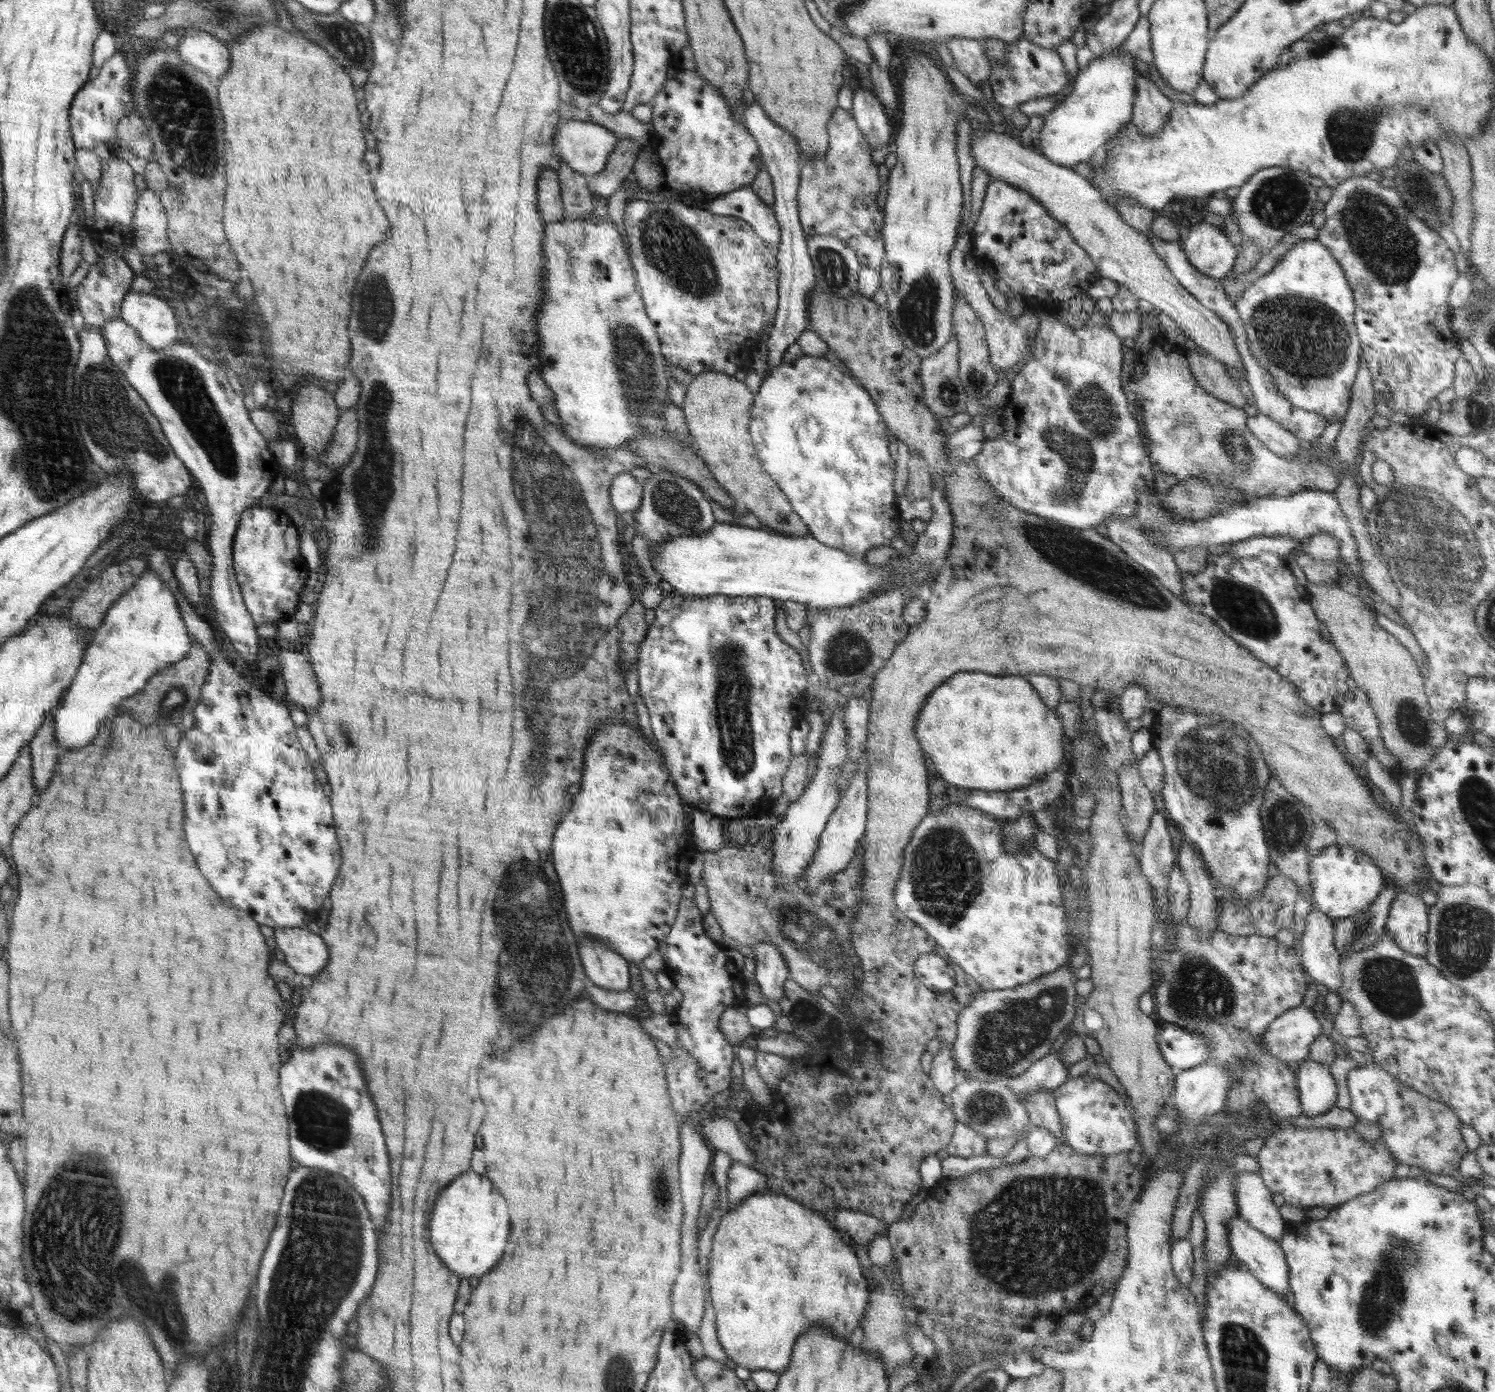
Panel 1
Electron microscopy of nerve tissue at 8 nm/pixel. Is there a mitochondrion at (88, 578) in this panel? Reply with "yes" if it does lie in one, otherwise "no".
no

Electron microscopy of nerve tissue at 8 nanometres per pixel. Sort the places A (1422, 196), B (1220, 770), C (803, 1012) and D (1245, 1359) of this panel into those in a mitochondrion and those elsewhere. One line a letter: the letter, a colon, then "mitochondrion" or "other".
A: mitochondrion
B: mitochondrion
C: mitochondrion
D: mitochondrion

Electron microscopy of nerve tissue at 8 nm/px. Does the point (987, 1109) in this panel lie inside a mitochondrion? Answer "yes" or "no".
yes

